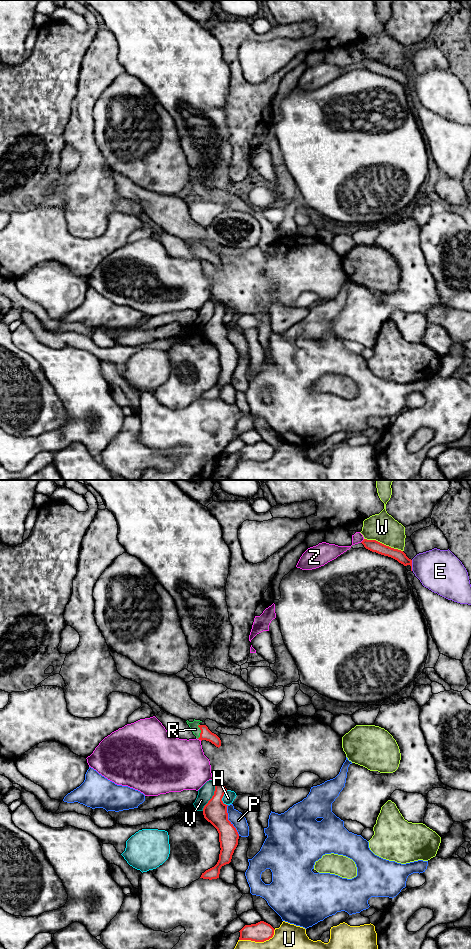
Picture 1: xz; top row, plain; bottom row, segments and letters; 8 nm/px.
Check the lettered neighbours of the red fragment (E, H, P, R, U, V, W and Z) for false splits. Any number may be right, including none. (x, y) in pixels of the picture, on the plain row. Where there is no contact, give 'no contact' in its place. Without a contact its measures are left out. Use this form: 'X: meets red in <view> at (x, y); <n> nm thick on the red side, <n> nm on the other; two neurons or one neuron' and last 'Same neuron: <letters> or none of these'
E: meets red in xz at (411, 85); 90 nm thick on the red side, 340 nm on the other; two neurons
H: meets red in xz at (222, 317); 190 nm thick on the red side, 90 nm on the other; two neurons
P: meets red in xz at (228, 340); 190 nm thick on the red side, 120 nm on the other; two neurons
R: meets red in xz at (201, 251); 90 nm thick on the red side, 70 nm on the other; one neuron
U: meets red in xz at (259, 461); 160 nm thick on the red side, 400 nm on the other; two neurons
V: meets red in xz at (212, 316); 190 nm thick on the red side, 120 nm on the other; two neurons
W: meets red in xz at (383, 64); 90 nm thick on the red side, 240 nm on the other; two neurons
Z: meets red in xz at (363, 60); 90 nm thick on the red side, 100 nm on the other; two neurons
Same neuron: R

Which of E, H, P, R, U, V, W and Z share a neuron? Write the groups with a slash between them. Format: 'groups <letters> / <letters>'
groups E / H / P / R / U / V / W / Z

